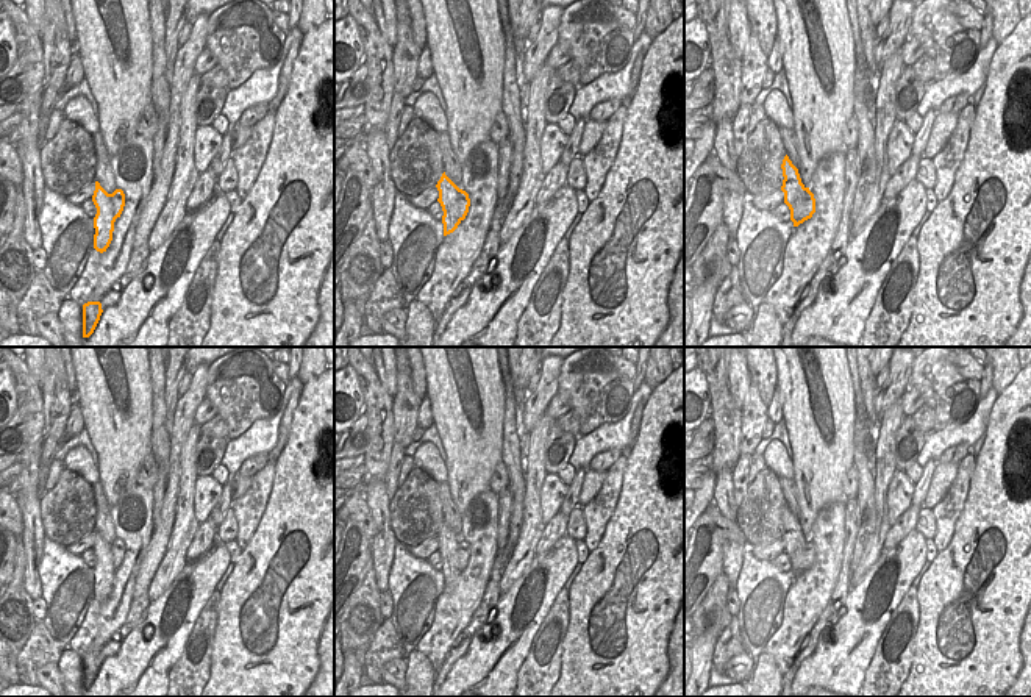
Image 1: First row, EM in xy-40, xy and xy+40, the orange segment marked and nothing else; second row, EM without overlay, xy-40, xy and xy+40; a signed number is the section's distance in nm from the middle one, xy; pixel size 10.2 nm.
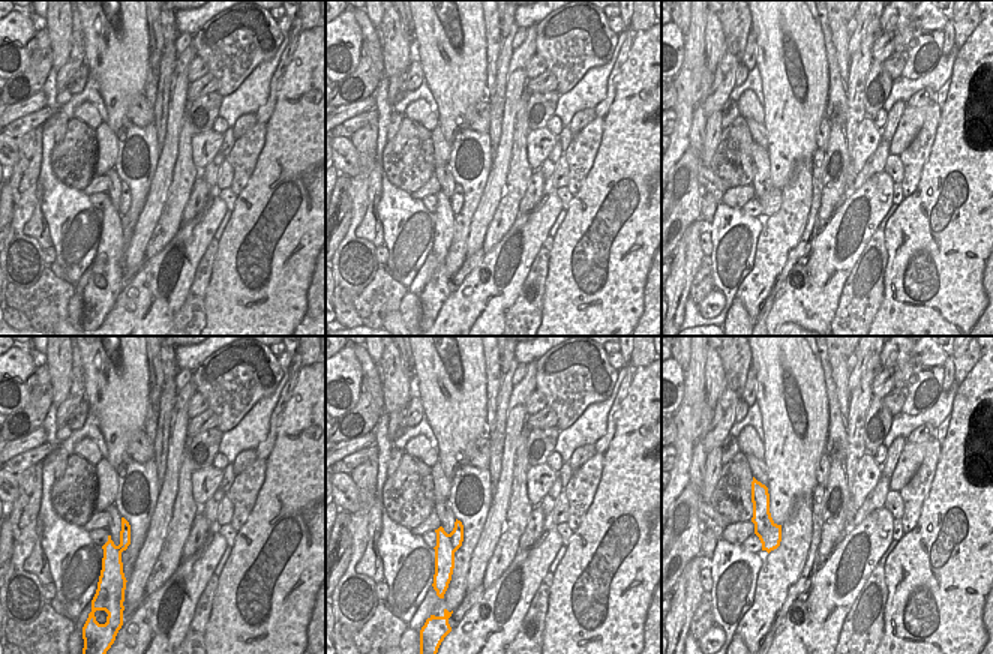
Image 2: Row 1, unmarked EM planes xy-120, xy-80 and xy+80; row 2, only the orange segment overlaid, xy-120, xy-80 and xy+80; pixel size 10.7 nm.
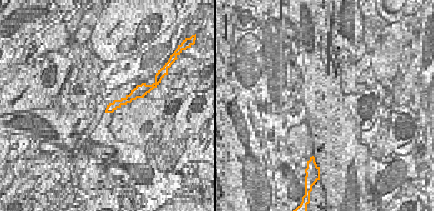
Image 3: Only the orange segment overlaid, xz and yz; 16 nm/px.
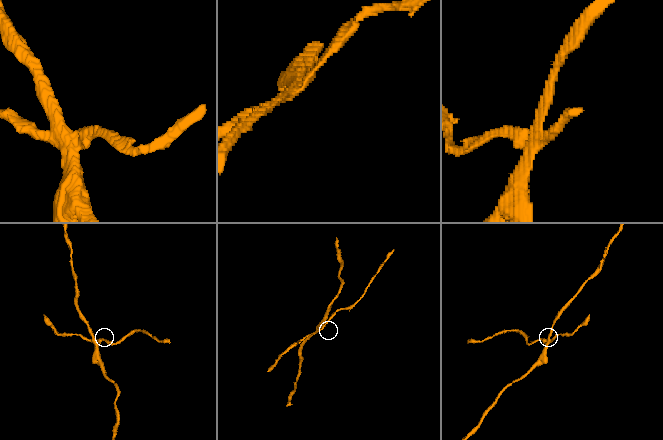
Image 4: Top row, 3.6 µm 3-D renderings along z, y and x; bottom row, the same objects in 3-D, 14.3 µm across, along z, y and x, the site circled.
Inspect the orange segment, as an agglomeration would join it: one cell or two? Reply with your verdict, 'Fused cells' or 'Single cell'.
Fused cells

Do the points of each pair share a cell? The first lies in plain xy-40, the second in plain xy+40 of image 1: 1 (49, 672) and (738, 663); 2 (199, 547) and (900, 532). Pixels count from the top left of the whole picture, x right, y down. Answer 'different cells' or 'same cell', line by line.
1: same cell
2: same cell

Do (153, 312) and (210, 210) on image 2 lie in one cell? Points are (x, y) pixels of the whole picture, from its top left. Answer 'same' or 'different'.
same

